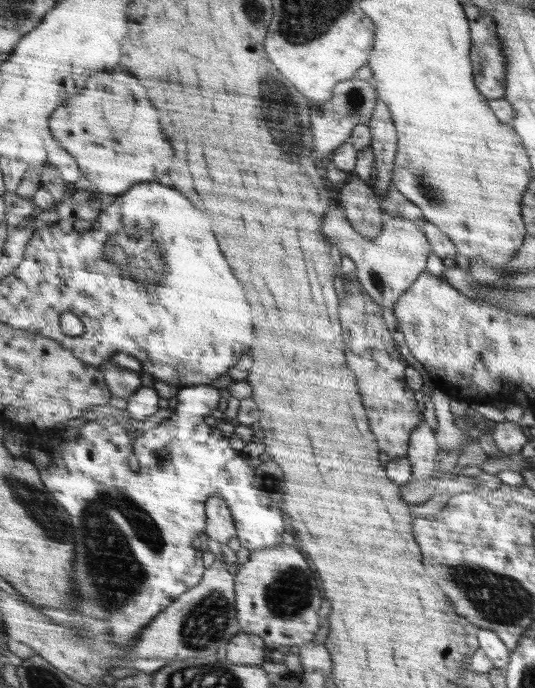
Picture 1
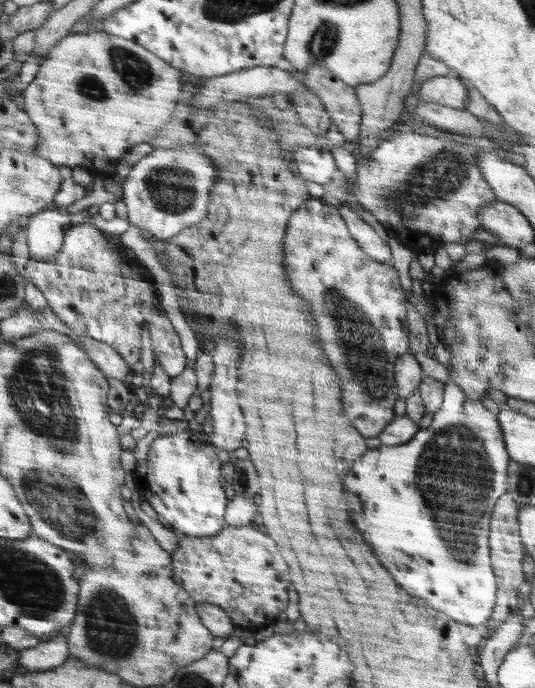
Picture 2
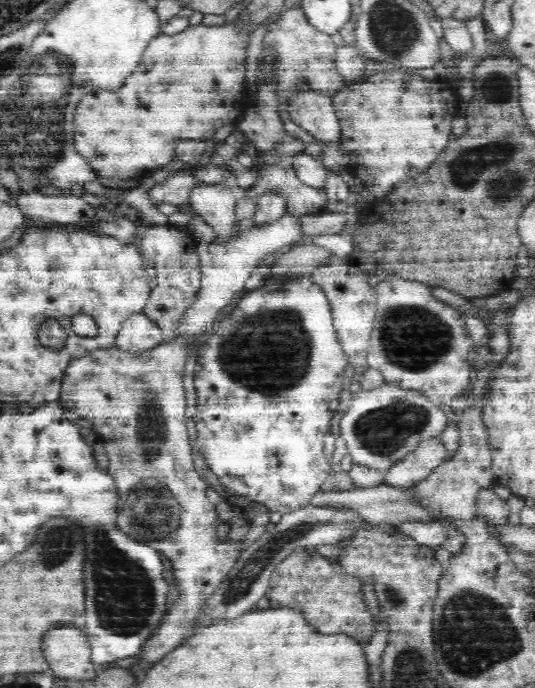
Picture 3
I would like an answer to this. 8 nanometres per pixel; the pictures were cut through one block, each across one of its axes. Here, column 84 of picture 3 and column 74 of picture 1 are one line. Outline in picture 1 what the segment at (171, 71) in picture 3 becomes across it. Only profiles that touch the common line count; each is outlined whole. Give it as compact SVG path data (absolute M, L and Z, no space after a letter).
M98 72L90 76L84 92L55 110L50 116L52 136L76 158L82 177L94 184L98 193L124 194L136 182L158 180L170 170L174 150L162 134L158 110L150 106L144 86L132 74Z

